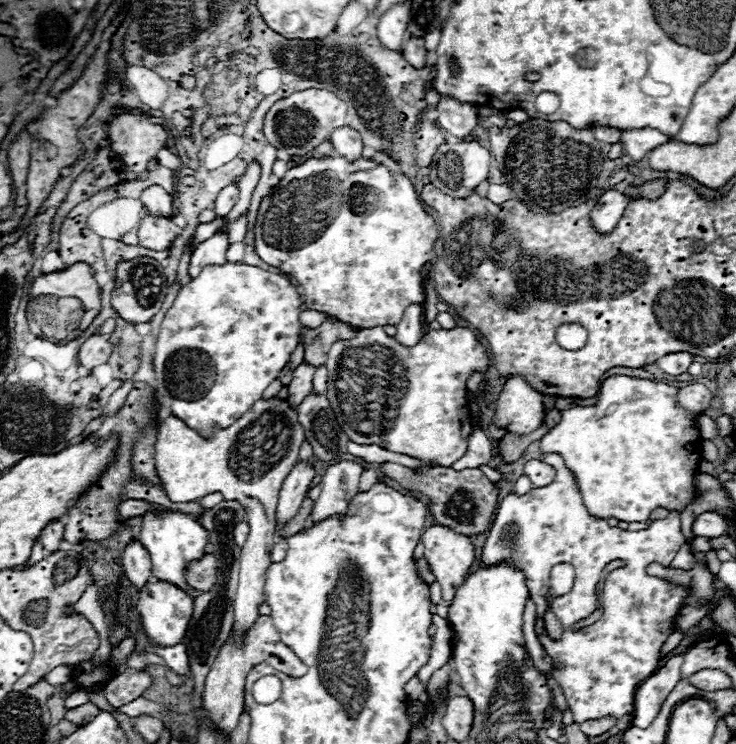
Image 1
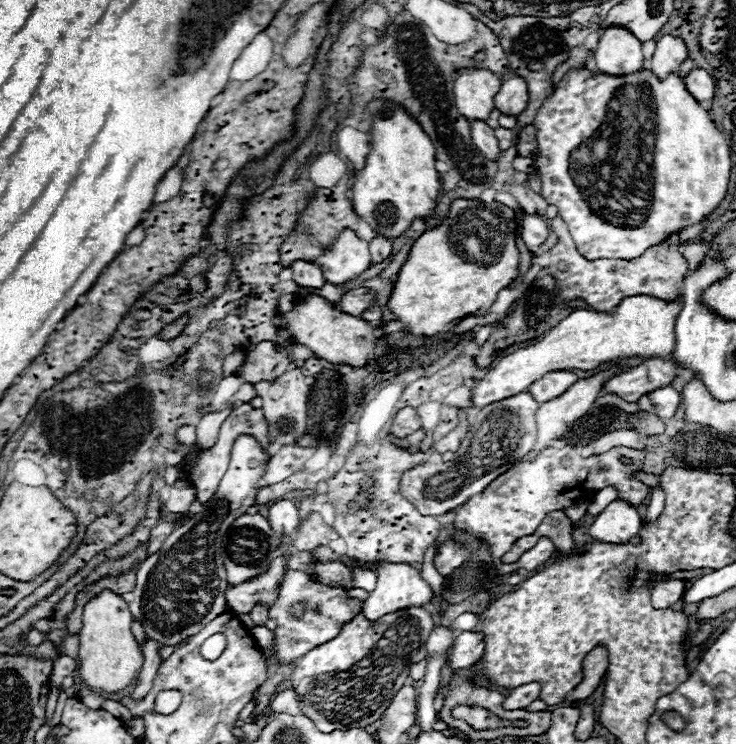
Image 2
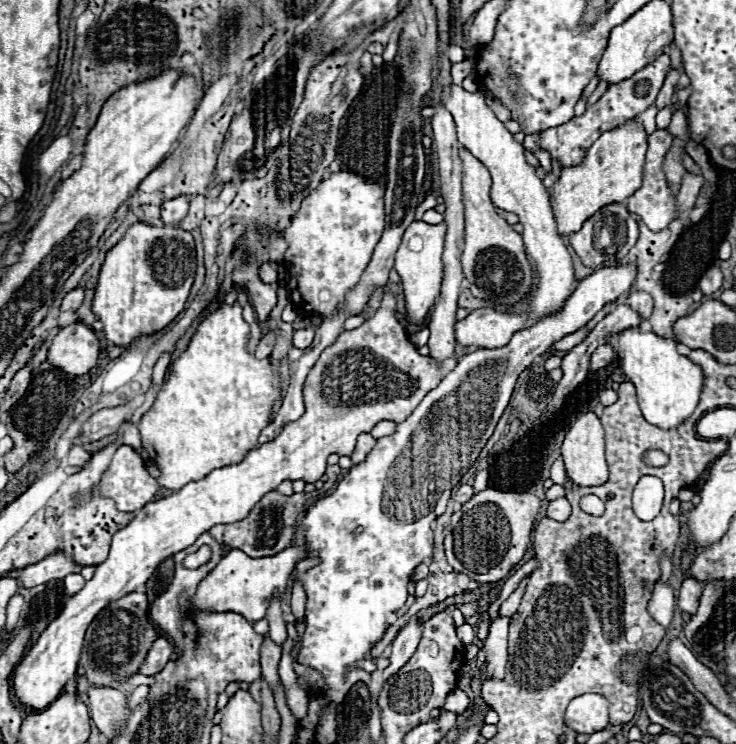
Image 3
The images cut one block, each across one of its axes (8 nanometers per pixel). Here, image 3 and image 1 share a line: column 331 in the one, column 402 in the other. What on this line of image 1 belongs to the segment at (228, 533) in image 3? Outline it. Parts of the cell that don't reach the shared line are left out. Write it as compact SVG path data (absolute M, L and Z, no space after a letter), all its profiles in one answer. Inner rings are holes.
M384 462L380 464L380 470L384 476L404 490L410 492L420 492L428 498L428 510L434 518L436 524L448 526L454 532L460 532L464 536L476 536L484 530L490 528L492 514L496 510L496 500L498 500L498 488L492 484L480 468L466 468L466 470L452 470L452 468L434 468L426 472L424 476L414 474L410 468L394 464L394 462Z

